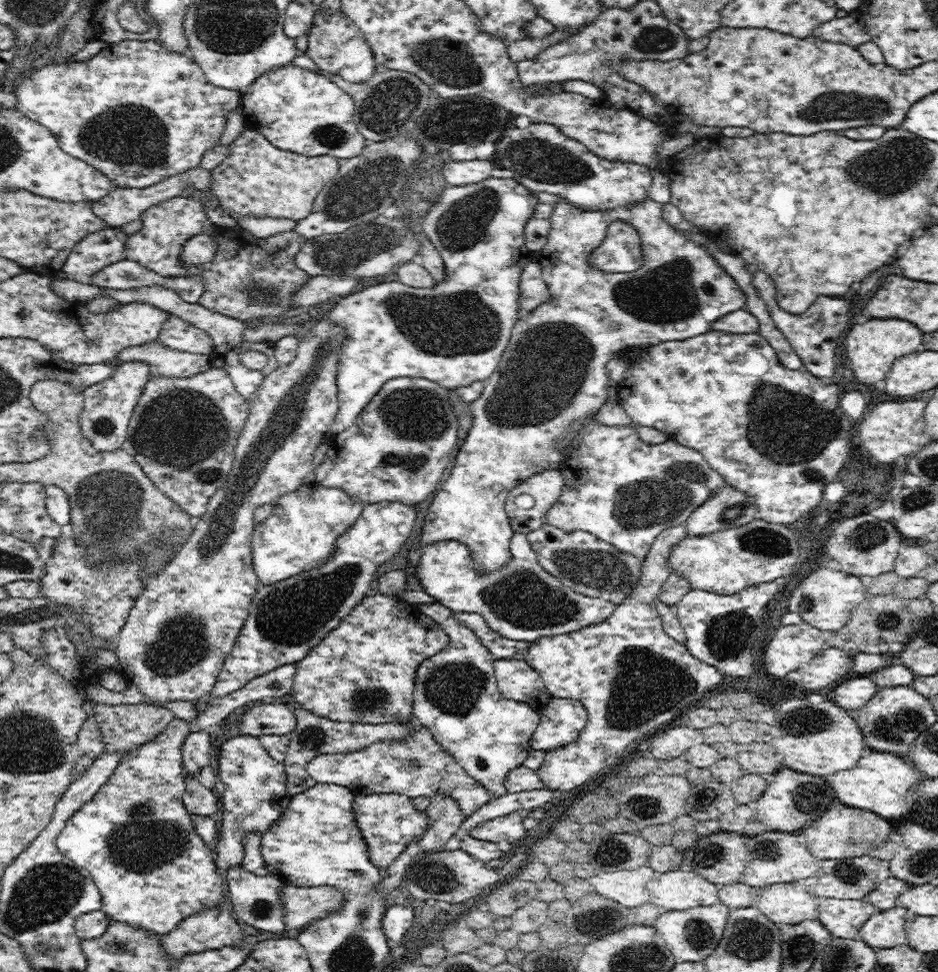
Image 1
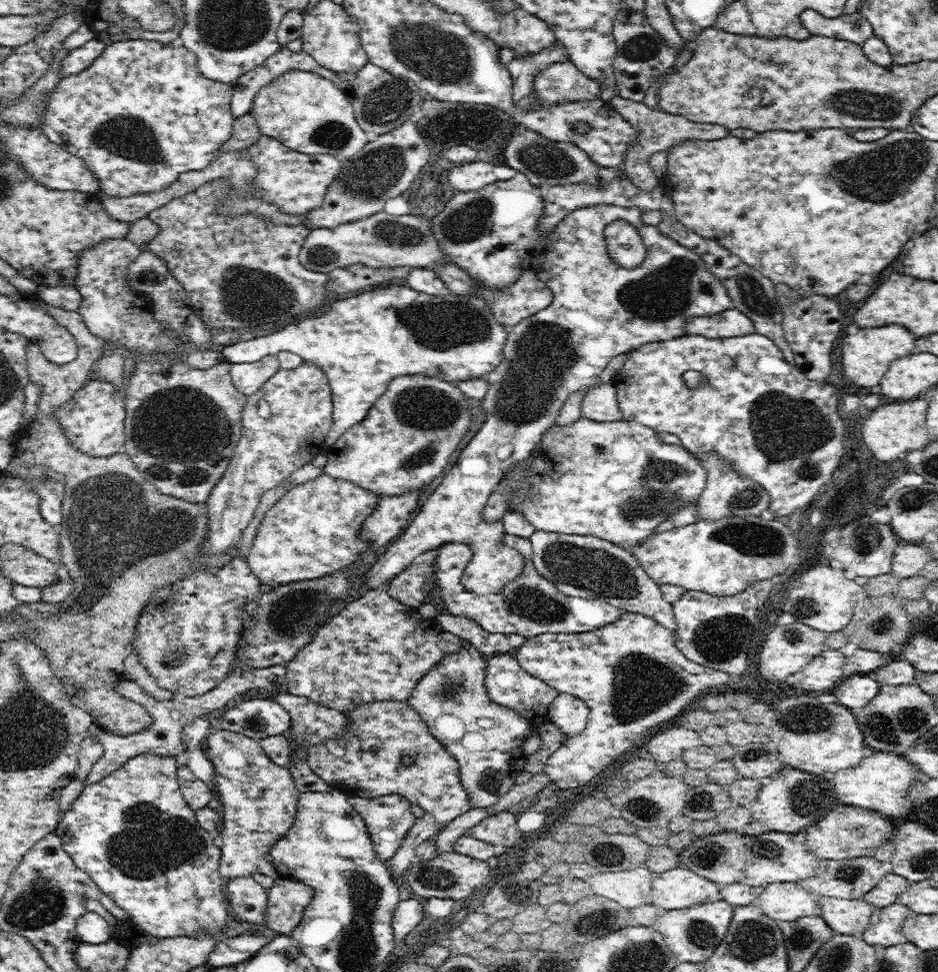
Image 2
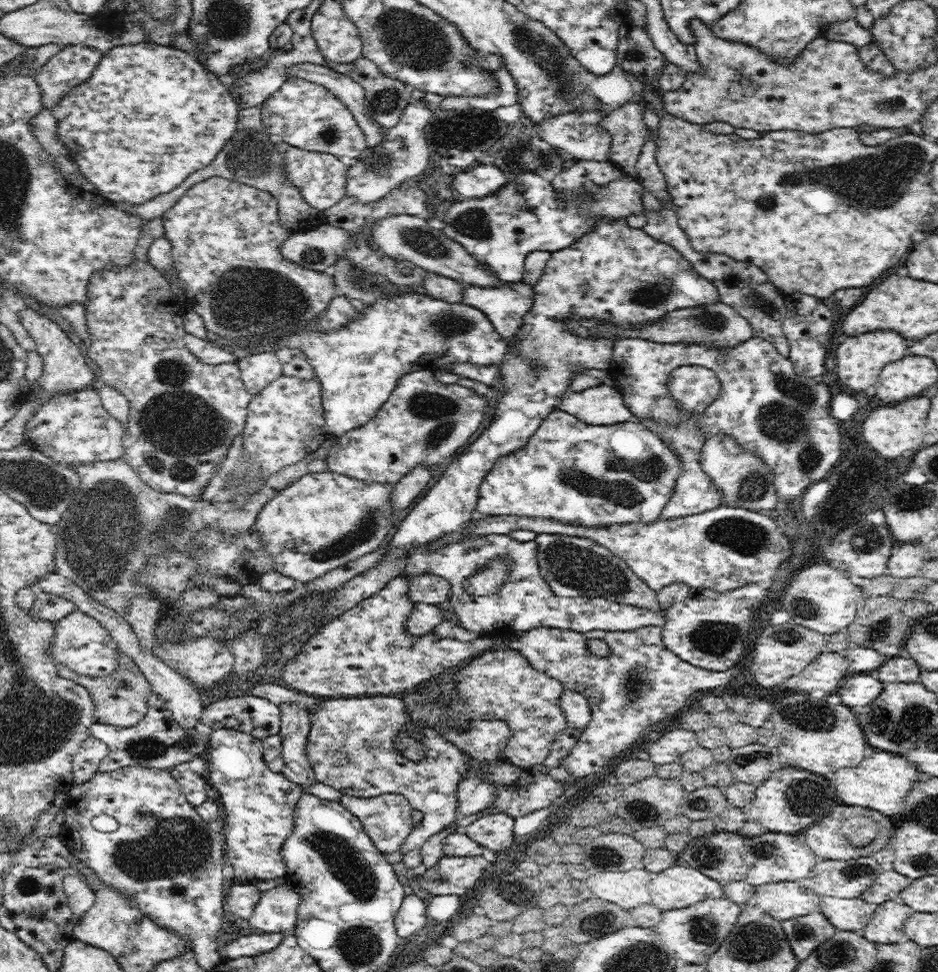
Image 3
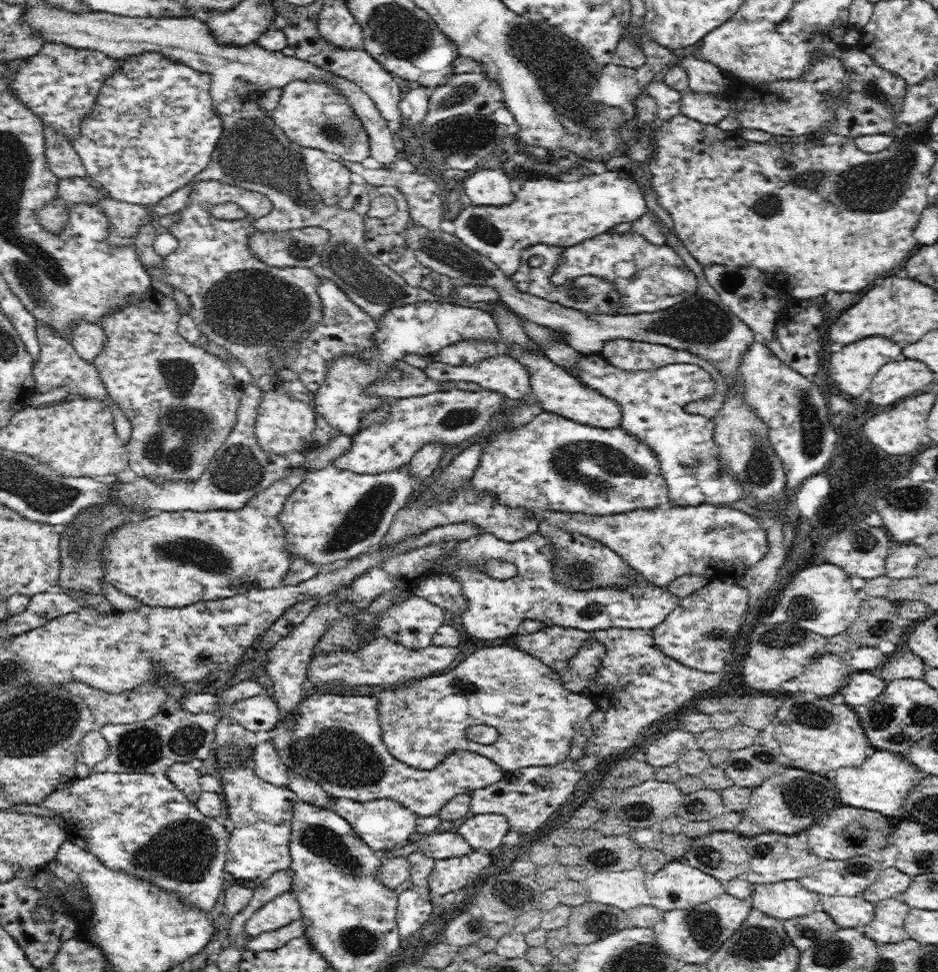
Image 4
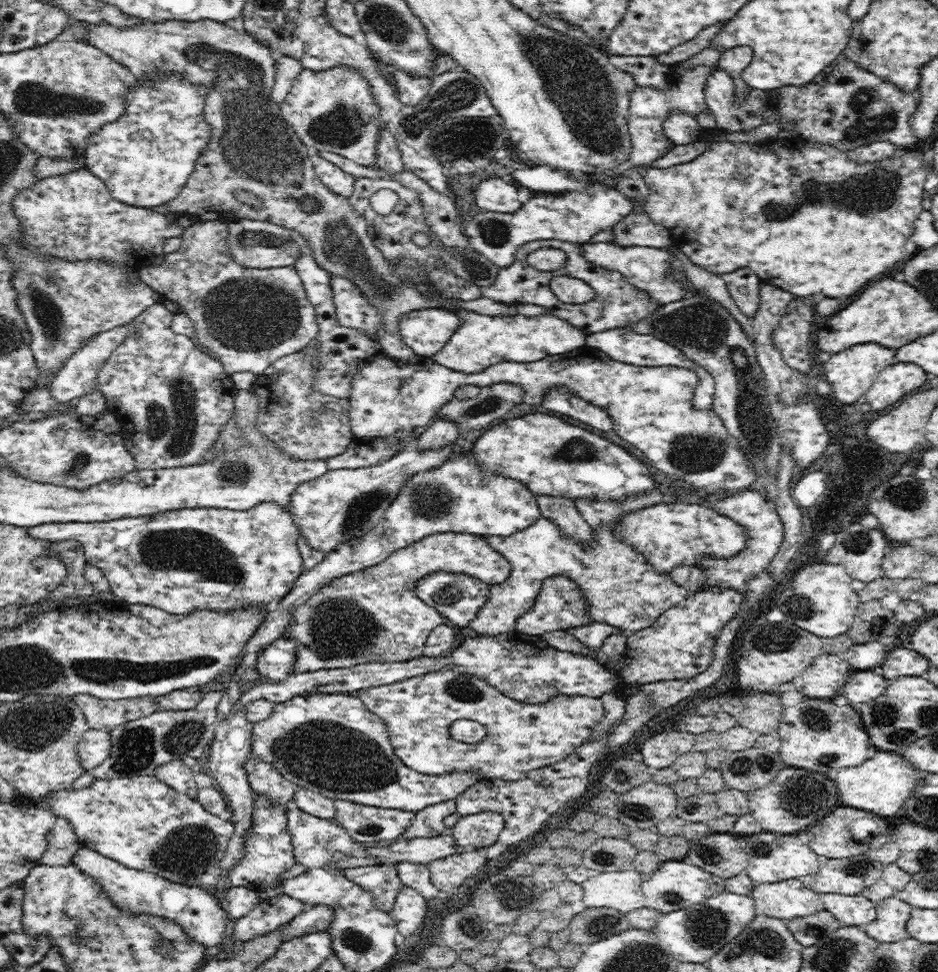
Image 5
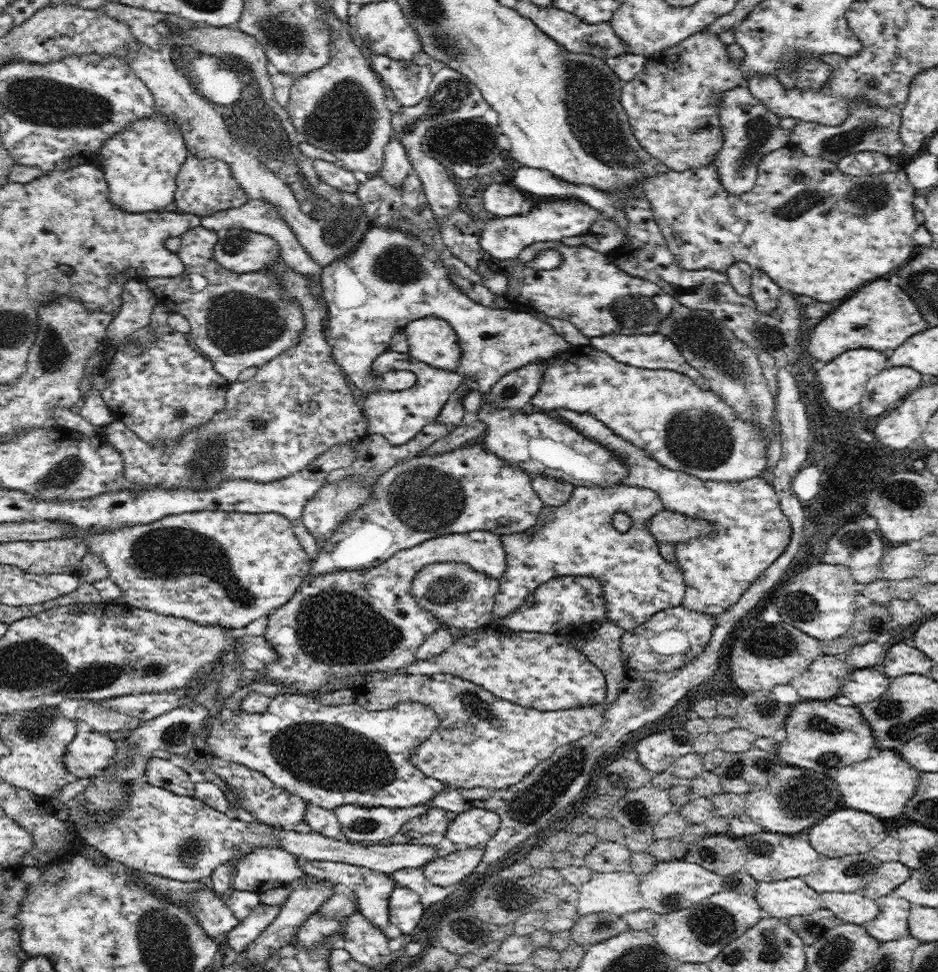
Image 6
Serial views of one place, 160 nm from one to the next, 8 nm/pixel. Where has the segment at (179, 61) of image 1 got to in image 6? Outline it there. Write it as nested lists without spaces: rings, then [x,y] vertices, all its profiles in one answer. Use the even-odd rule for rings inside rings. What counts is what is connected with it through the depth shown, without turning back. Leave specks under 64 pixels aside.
[[[156,113],[154,117],[135,120],[100,147],[101,168],[107,180],[110,201],[130,213],[166,208],[174,202],[176,176],[188,156],[179,125]]]

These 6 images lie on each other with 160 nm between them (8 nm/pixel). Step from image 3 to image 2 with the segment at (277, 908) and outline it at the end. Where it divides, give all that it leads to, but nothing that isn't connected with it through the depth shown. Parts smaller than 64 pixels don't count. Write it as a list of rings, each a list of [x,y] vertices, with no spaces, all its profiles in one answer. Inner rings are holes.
[[[280,877],[276,878],[275,884],[267,891],[267,894],[268,899],[264,924],[272,931],[279,933],[279,935],[291,935],[296,926],[300,924],[302,912],[304,912],[304,908],[311,904],[315,893],[306,884],[291,882]]]

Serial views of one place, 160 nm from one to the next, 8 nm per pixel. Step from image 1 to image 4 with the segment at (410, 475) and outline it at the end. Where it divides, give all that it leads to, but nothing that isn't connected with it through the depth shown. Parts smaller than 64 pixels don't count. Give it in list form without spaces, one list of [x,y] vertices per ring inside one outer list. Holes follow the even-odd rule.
[[[451,389],[394,399],[388,418],[382,424],[368,426],[354,435],[350,450],[336,458],[333,466],[356,474],[380,474],[404,469],[424,444],[439,442],[448,448],[476,436],[488,423],[496,420],[505,399],[506,396],[487,389],[476,393]]]

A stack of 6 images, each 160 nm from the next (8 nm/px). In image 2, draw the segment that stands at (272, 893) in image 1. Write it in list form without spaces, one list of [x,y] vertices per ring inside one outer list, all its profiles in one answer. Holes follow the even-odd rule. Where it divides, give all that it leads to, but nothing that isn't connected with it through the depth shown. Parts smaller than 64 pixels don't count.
[[[251,876],[232,878],[226,898],[240,921],[246,925],[262,925],[266,916],[267,891]]]

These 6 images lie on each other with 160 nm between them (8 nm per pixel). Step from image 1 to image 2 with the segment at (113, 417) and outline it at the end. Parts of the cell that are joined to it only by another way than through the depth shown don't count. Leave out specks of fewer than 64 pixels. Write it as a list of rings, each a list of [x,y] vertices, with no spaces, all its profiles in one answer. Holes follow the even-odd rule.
[[[90,381],[64,406],[55,409],[53,415],[59,420],[61,429],[67,435],[68,443],[72,443],[80,453],[90,458],[114,456],[124,449],[125,446],[125,392],[119,394],[114,389],[114,385],[108,381]]]

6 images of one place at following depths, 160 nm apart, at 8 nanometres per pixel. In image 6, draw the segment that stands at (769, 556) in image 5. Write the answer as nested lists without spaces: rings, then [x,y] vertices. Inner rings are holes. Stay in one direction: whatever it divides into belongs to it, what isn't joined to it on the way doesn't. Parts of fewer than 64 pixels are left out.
[[[558,408],[555,411],[560,416],[564,416],[572,424],[572,427],[586,439],[600,443],[623,462],[629,472],[620,484],[649,488],[662,499],[664,509],[682,513],[682,515],[694,519],[706,519],[708,523],[714,525],[714,533],[674,546],[676,559],[678,559],[679,567],[683,571],[684,583],[686,583],[684,600],[682,600],[684,607],[699,613],[706,613],[706,615],[718,616],[722,614],[729,606],[736,604],[744,591],[789,547],[792,538],[790,519],[782,512],[775,488],[764,479],[766,473],[742,480],[742,482],[700,480],[698,477],[682,471],[666,469],[654,461],[648,452],[637,448],[622,437],[618,437],[600,420],[596,420],[592,414],[579,414],[564,408]]]

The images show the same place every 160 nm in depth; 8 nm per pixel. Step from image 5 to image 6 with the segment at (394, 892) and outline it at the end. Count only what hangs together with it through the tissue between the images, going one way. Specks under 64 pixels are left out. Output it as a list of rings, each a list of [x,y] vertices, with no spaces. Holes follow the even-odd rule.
[[[304,858],[297,859],[298,865],[302,867],[303,872],[313,878],[320,878],[330,881],[332,885],[336,885],[342,889],[346,889],[354,896],[358,904],[360,912],[372,922],[373,925],[380,927],[384,931],[384,935],[389,940],[400,937],[403,933],[399,927],[392,924],[389,918],[389,901],[392,892],[395,890],[395,880],[389,878],[388,875],[379,871],[372,871],[364,866],[356,866],[355,864],[346,864],[345,862],[326,862],[325,860],[307,860]]]

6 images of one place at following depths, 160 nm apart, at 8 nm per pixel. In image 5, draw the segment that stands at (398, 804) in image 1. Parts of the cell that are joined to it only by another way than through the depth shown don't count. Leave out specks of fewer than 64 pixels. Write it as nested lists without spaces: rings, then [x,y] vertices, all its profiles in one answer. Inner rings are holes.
[[[335,800],[335,821],[356,842],[382,842],[400,838],[415,813],[408,810],[366,806],[348,800]]]

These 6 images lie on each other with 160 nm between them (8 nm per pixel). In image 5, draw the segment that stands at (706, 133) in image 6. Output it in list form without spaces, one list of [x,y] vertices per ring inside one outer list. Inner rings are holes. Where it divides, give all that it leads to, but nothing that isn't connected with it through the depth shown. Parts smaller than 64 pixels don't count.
[[[716,64],[708,67],[704,65],[695,66],[693,69],[682,71],[676,74],[674,70],[676,65],[670,65],[667,84],[669,87],[665,90],[659,90],[651,87],[637,85],[634,92],[630,94],[629,115],[627,127],[632,139],[632,148],[629,156],[629,161],[632,165],[648,165],[658,158],[662,158],[672,147],[674,143],[664,135],[664,120],[668,118],[668,114],[672,110],[679,110],[686,114],[692,115],[694,118],[704,110],[708,109],[705,101],[704,85],[707,81],[707,76],[712,71],[715,71]]]

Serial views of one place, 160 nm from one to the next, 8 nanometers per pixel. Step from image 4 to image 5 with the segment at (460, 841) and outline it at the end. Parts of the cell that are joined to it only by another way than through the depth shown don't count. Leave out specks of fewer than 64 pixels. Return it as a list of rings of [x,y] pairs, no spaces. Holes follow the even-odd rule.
[[[446,830],[435,837],[406,839],[401,836],[392,845],[364,850],[363,855],[375,856],[379,864],[410,862],[429,865],[432,861],[452,856],[455,852],[458,852],[458,845]]]

